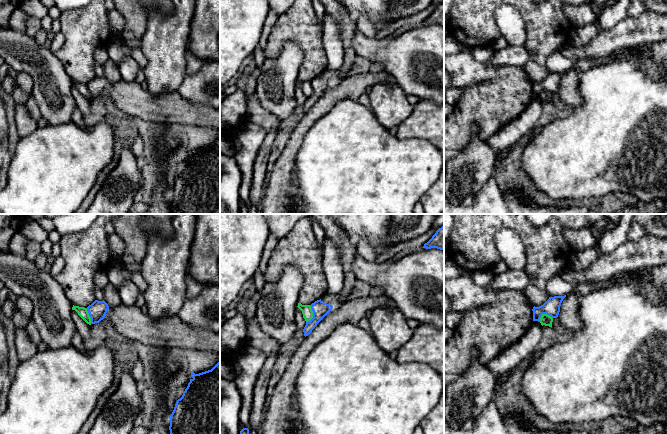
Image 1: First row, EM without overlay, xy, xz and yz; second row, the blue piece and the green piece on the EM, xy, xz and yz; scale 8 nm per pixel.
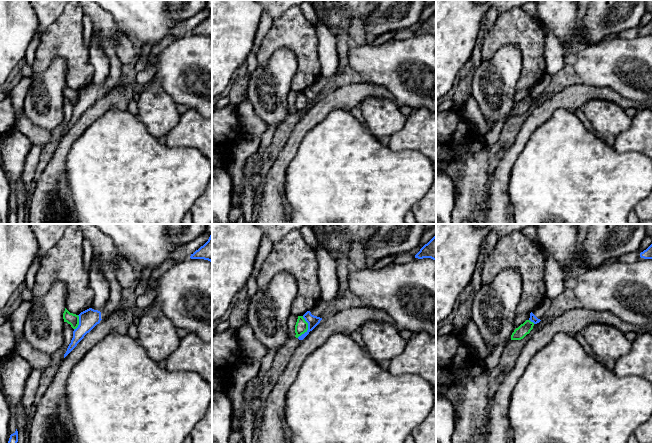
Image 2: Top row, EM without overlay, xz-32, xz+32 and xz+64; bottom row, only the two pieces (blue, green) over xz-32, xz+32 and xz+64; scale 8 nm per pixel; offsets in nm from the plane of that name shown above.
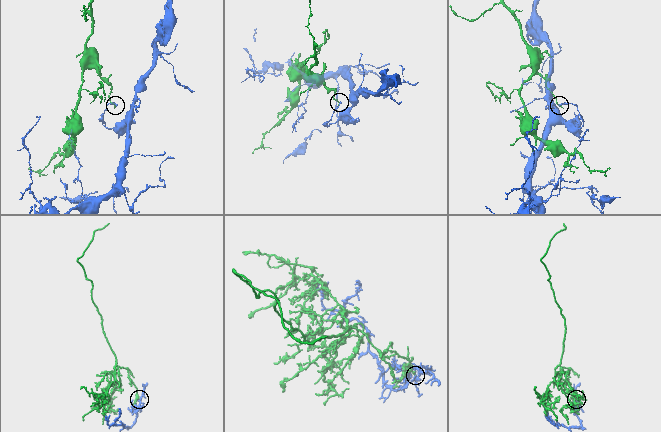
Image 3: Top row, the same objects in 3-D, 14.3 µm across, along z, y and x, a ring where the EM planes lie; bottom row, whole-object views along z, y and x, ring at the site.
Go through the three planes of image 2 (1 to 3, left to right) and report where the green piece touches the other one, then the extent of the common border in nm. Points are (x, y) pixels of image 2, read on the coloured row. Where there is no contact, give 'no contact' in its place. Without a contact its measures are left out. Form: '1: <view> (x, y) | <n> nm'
1: xz-32 (79, 322) | 120 nm
2: xz+32 (308, 328) | 180 nm
3: xz+64 (532, 321) | 60 nm

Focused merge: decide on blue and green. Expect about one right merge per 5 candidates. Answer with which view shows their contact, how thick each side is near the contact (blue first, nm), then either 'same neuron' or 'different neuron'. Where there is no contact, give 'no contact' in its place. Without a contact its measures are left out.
meets blue in xz; 130 nm thick on the blue side, 90 nm on the other; different neuron

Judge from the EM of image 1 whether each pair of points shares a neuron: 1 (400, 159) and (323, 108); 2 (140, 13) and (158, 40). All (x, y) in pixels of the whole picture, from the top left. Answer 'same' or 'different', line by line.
1: different
2: different

